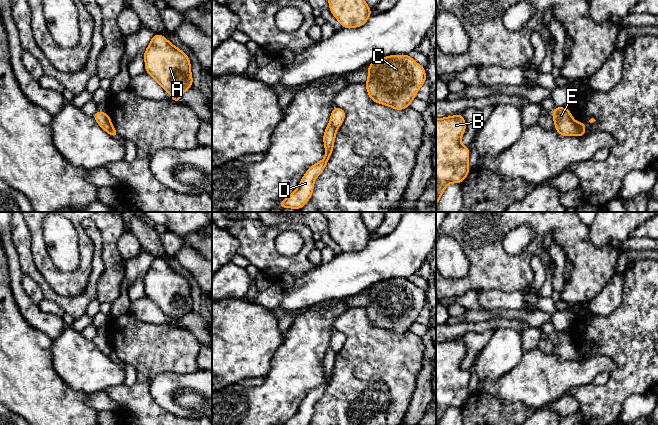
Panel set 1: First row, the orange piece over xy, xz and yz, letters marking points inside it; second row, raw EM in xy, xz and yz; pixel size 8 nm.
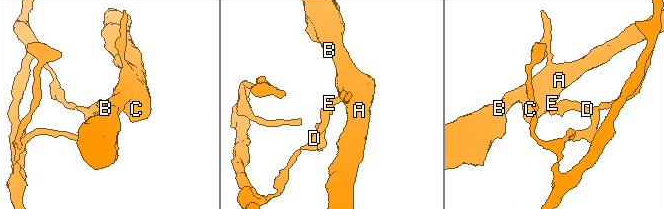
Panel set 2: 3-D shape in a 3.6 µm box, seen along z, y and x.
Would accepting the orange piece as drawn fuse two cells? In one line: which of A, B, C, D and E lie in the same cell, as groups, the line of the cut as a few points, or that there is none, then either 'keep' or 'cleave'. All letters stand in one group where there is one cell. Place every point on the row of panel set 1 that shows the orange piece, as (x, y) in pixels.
A B C E / D | yz (573, 121), (576, 128), (584, 133) | cleave

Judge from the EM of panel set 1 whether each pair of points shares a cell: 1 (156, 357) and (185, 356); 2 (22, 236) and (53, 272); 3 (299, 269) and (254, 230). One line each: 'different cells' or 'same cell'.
1: same cell
2: different cells
3: same cell

